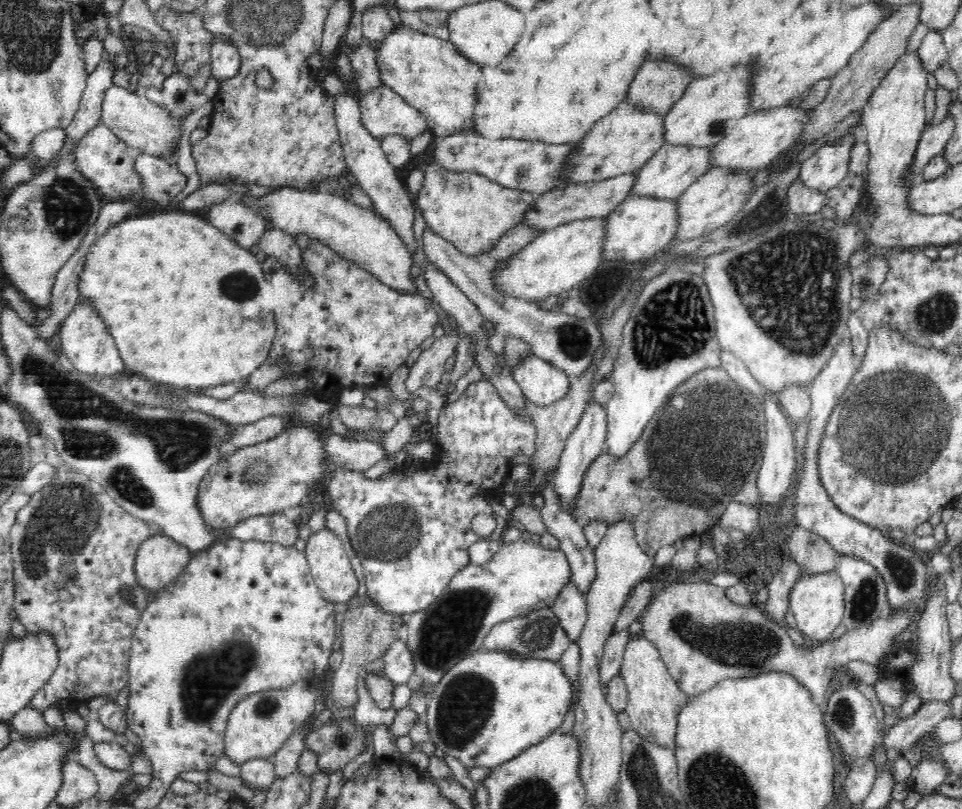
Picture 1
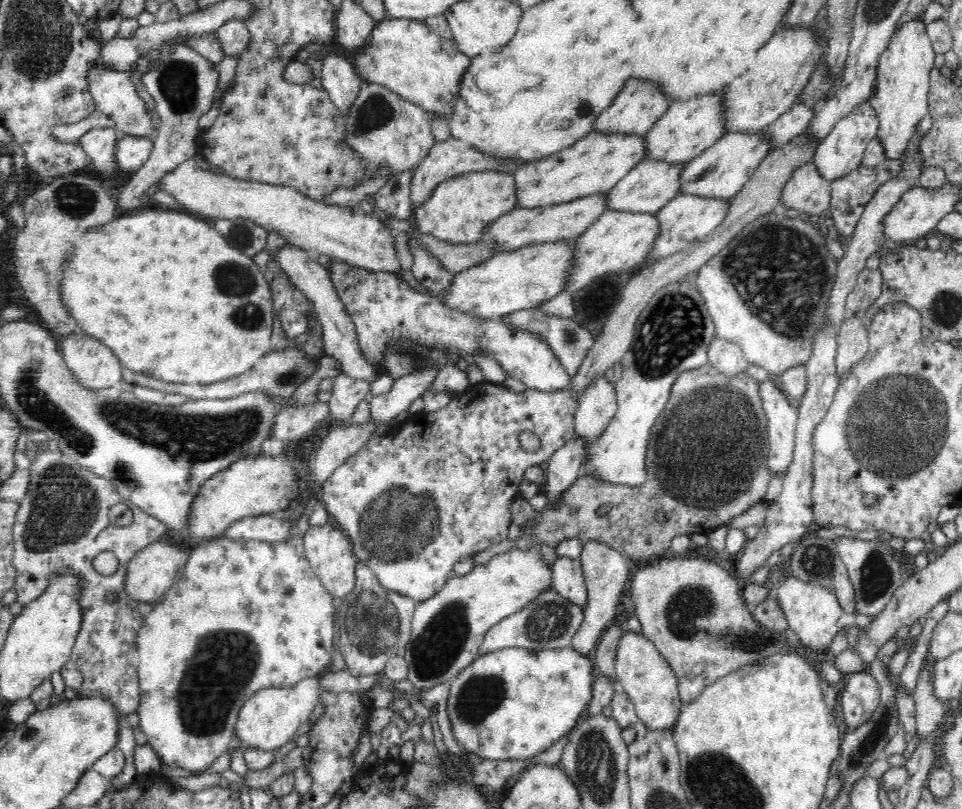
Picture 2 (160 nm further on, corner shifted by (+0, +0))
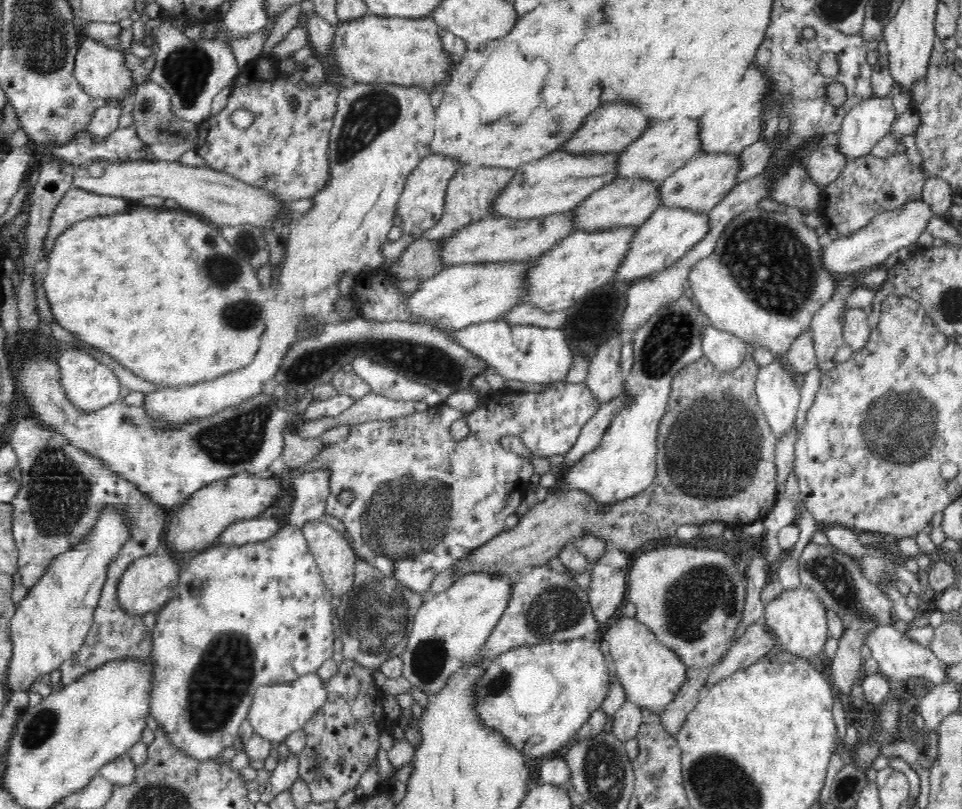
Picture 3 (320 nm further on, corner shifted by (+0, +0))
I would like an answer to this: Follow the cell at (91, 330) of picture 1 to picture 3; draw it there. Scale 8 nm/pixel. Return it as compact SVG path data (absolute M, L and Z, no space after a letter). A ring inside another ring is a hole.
M74 349L58 353L57 361L60 363L63 389L66 390L68 399L76 403L80 409L97 409L118 400L122 385L108 366L84 354L84 351L78 352Z

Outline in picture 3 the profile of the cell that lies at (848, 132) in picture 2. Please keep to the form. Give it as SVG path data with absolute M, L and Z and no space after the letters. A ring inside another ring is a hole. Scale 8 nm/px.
M872 96L858 102L845 114L841 123L839 152L848 160L870 154L873 147L891 133L891 126L896 119L896 110L892 99L887 96Z

